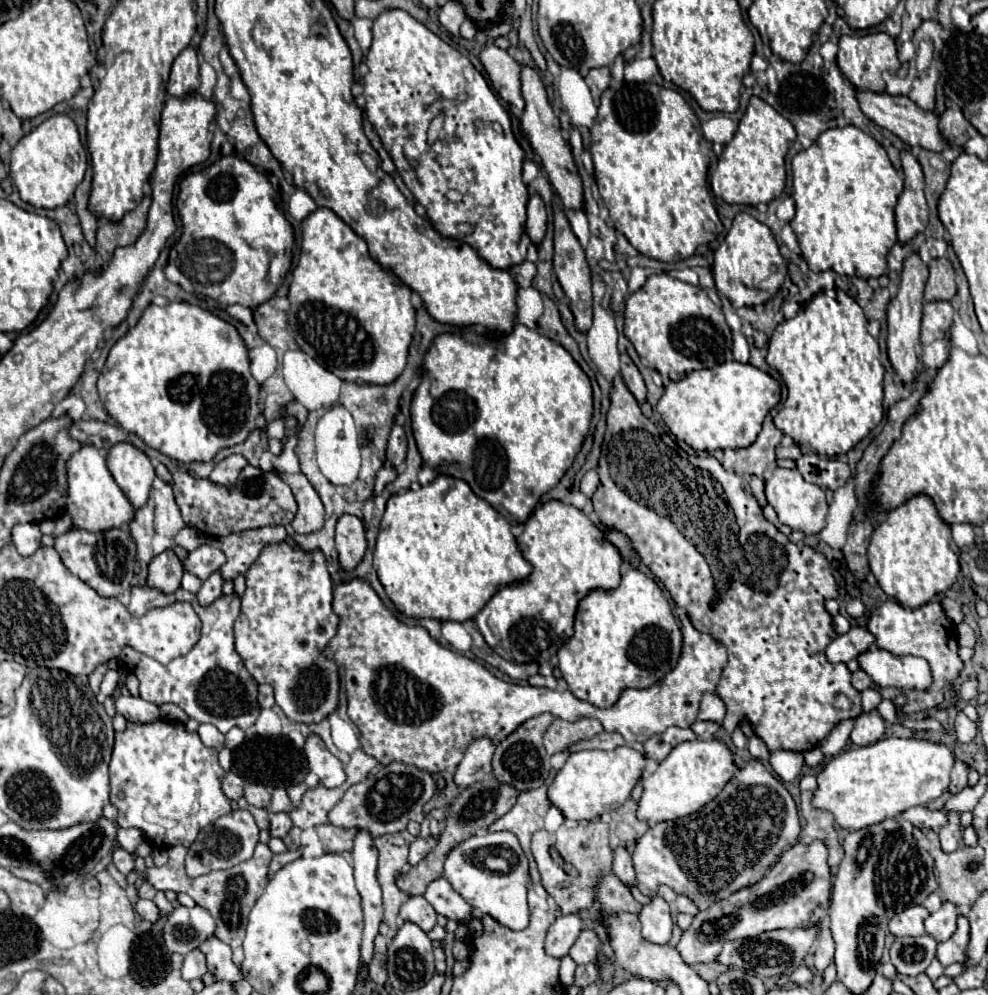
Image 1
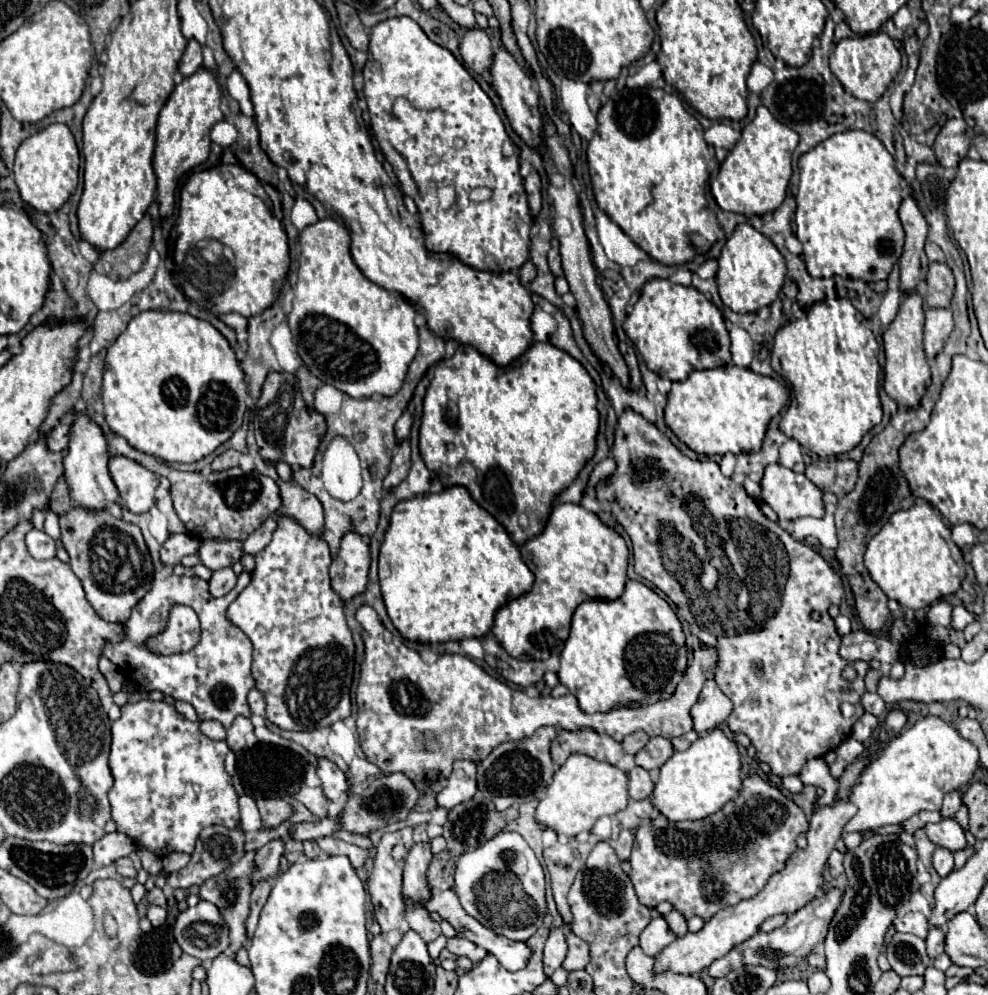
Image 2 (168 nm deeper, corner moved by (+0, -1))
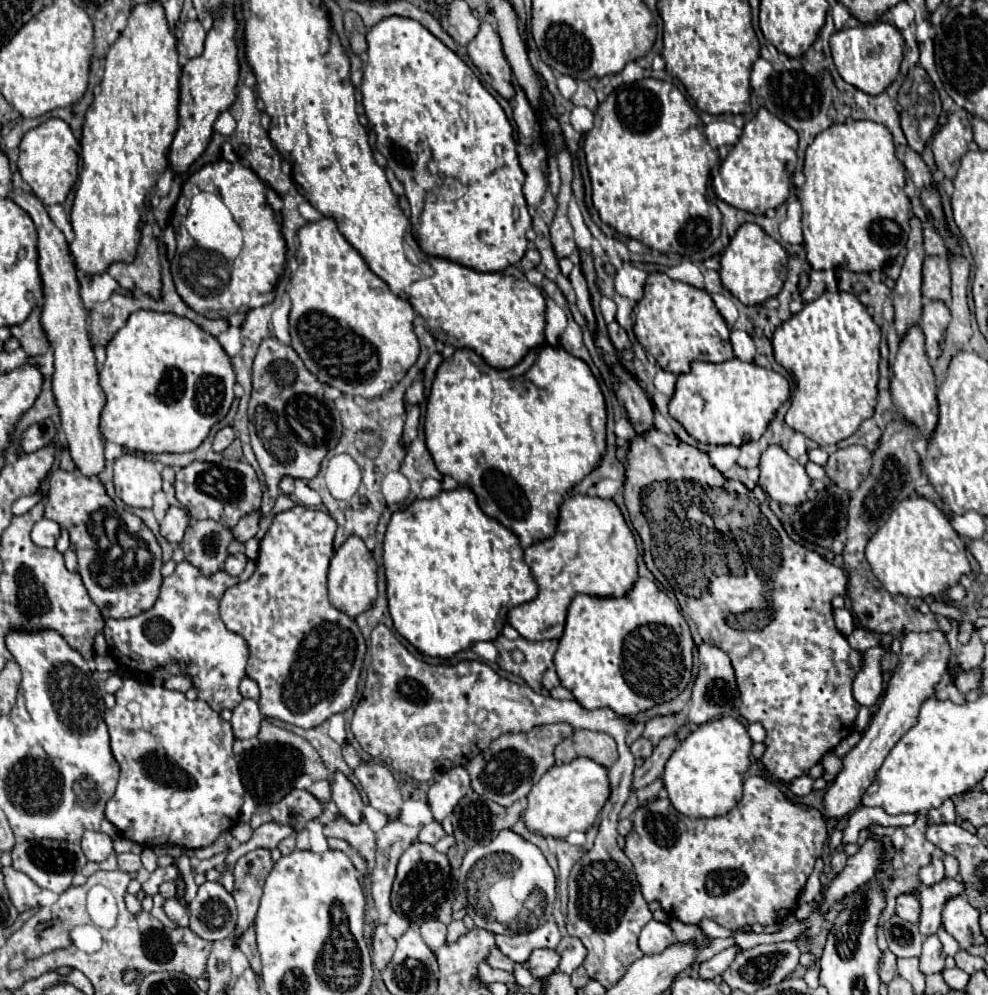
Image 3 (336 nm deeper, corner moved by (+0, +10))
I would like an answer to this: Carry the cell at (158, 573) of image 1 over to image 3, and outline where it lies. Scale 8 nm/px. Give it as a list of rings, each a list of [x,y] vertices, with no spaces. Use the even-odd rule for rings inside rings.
[[[170,507],[164,521],[160,523],[160,533],[162,533],[162,537],[166,541],[180,543],[188,525],[190,525],[188,513],[184,509],[180,509],[180,507]]]

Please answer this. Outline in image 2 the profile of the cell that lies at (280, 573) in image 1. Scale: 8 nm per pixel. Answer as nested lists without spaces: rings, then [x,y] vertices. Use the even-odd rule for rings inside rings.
[[[278,516],[278,528],[274,530],[272,534],[272,540],[270,544],[260,552],[256,554],[256,568],[252,572],[252,580],[250,584],[246,586],[246,590],[230,604],[228,608],[228,618],[252,640],[254,644],[254,654],[252,654],[252,676],[256,680],[256,688],[264,694],[266,698],[266,718],[284,728],[284,730],[314,730],[314,728],[322,728],[322,726],[330,726],[334,724],[336,720],[344,720],[350,716],[350,684],[352,684],[352,670],[354,670],[354,640],[352,640],[352,632],[346,624],[346,618],[344,618],[344,608],[342,608],[342,600],[340,596],[334,592],[334,588],[330,586],[330,574],[328,574],[328,568],[332,564],[332,556],[330,556],[330,550],[328,550],[328,544],[318,538],[318,536],[310,536],[296,520],[292,518],[286,518],[286,516]]]

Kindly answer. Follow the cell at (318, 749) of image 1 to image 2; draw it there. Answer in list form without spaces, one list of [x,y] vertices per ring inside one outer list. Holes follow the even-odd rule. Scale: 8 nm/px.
[[[318,758],[316,776],[322,780],[322,788],[324,788],[326,798],[338,798],[344,792],[348,792],[348,780],[346,780],[344,772],[340,768],[336,768],[336,764],[332,764],[332,760]]]

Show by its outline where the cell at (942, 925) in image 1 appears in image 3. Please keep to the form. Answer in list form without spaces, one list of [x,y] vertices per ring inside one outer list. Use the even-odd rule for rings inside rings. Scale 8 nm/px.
[[[936,935],[926,937],[924,949],[922,949],[922,955],[920,955],[920,971],[924,975],[942,973],[944,971],[944,959],[946,959],[946,953],[942,951],[940,939]]]

